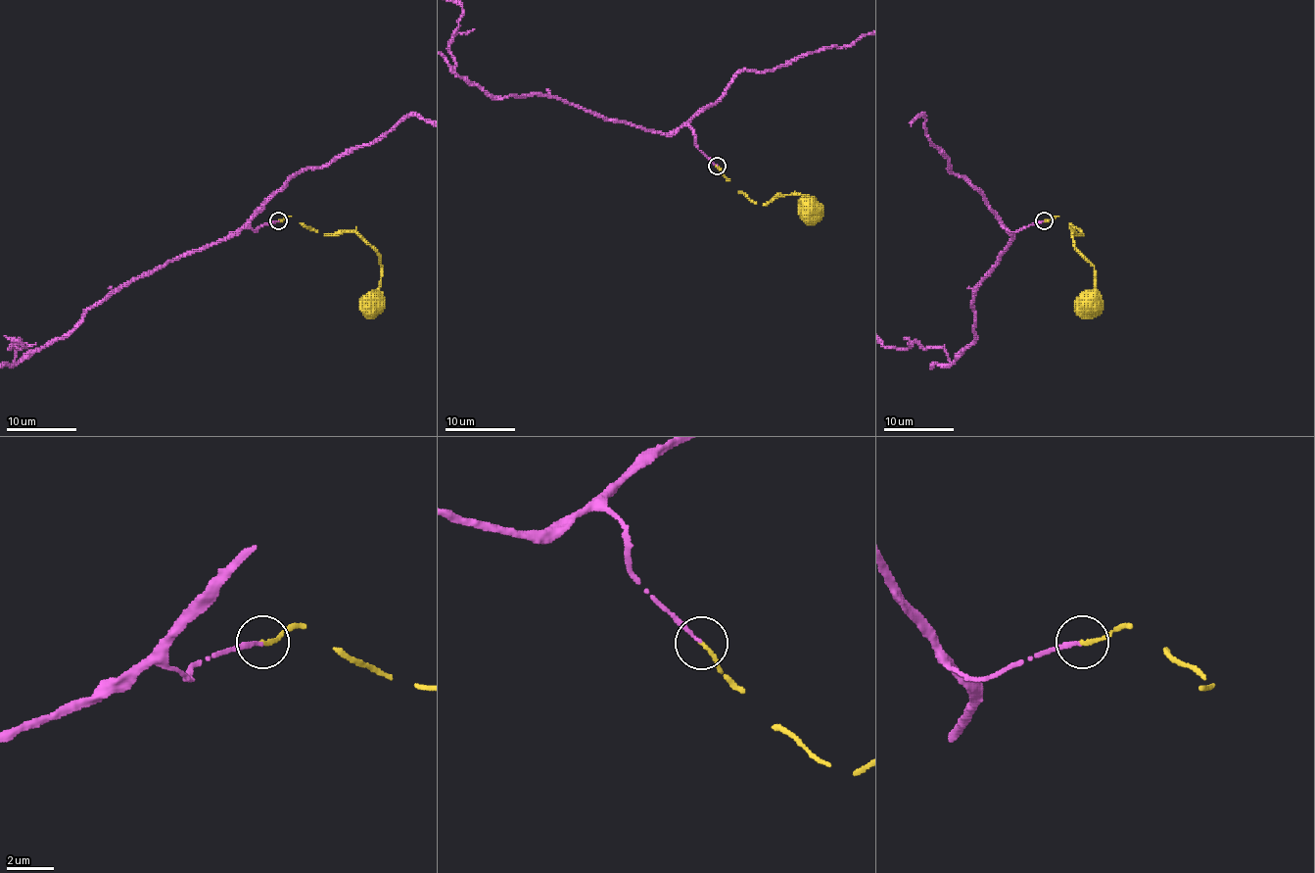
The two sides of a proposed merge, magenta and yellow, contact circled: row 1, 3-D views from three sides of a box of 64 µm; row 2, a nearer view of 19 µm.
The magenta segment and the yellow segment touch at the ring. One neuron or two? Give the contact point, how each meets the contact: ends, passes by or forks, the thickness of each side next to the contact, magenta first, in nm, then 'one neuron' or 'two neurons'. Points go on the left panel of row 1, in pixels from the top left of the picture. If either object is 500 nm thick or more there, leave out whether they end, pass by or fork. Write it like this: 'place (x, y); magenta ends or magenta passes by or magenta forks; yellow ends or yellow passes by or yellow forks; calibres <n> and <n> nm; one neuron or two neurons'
place (278, 220); magenta ends; yellow ends; calibres 160 and 160 nm; one neuron

